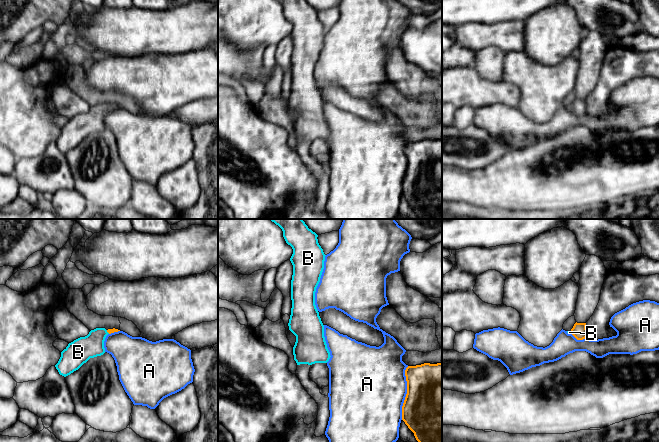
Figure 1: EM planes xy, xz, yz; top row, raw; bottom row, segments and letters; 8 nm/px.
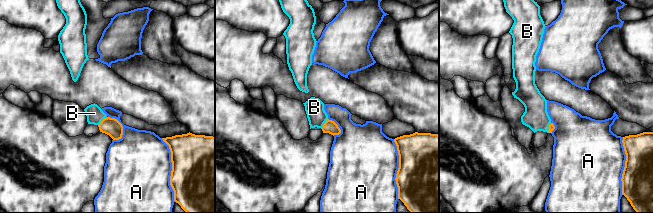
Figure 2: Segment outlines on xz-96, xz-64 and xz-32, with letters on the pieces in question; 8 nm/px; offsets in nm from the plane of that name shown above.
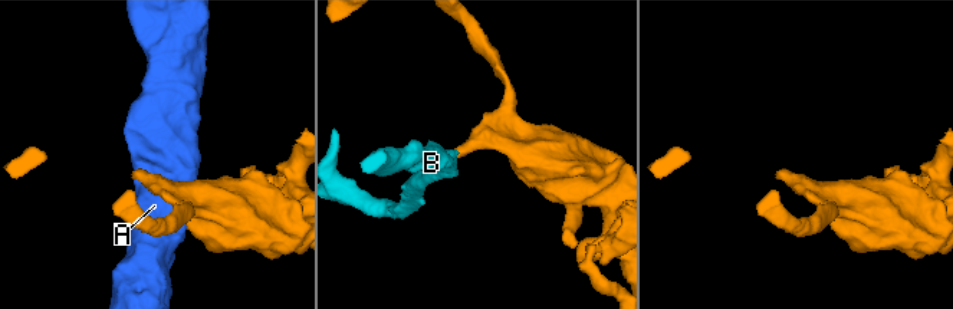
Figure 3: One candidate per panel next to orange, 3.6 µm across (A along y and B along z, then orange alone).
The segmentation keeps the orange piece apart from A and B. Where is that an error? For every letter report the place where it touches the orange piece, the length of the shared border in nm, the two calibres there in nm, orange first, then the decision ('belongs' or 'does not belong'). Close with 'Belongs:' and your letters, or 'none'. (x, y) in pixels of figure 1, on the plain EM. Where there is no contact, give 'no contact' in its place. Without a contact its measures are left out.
A: contact xz (407, 169); length 440 nm; calibres 500 and 480 nm; does not belong
B: contact xy (108, 108); length 40 nm; calibres 40 and 190 nm; belongs
Belongs: B

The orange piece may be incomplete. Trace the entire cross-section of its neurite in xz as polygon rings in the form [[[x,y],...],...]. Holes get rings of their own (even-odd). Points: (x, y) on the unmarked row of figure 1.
[[[442,139],[408,142],[402,196],[419,219],[442,219]]]

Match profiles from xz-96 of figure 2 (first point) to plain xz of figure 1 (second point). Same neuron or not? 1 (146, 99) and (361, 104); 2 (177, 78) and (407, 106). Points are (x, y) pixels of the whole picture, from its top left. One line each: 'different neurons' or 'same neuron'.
1: same neuron
2: same neuron

